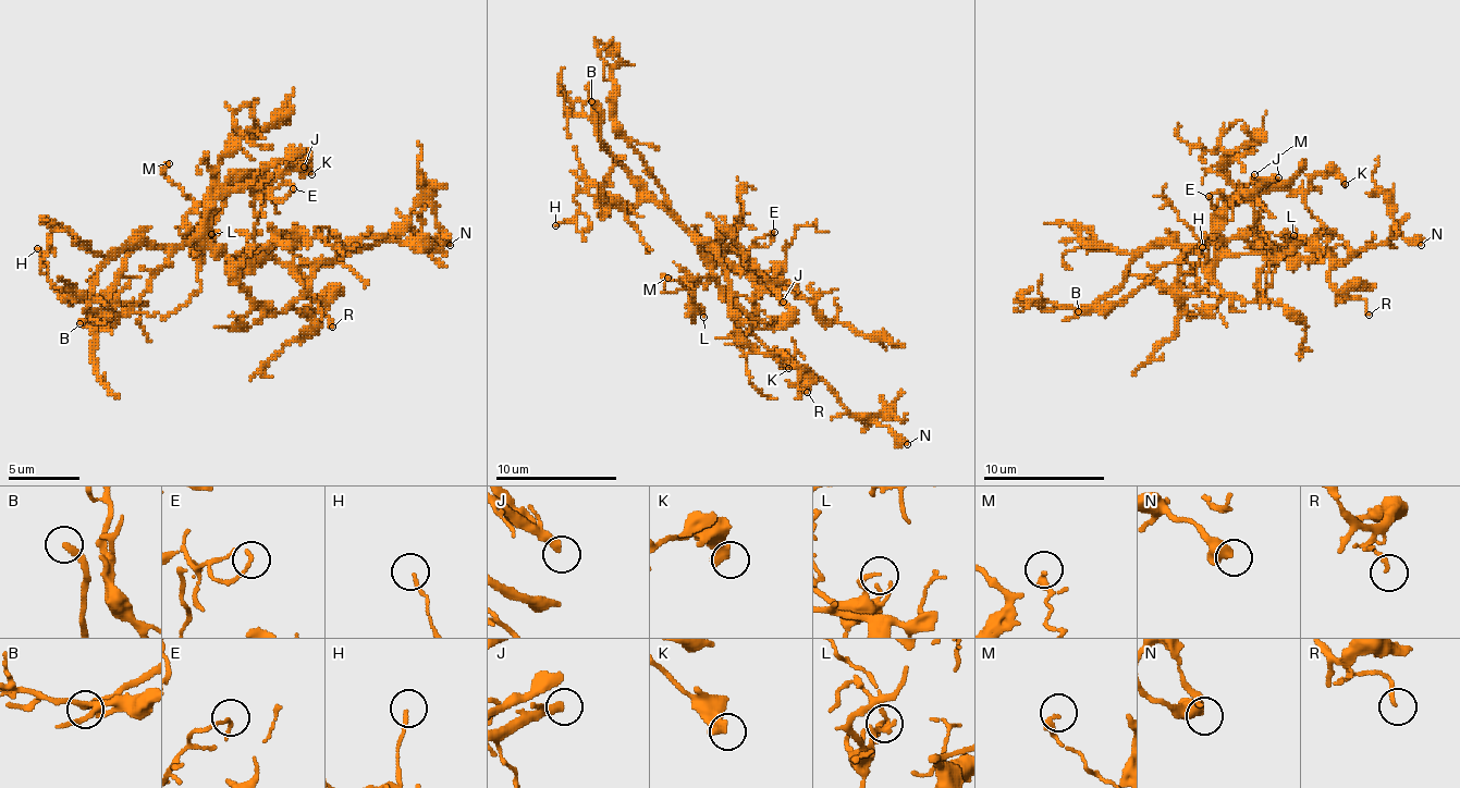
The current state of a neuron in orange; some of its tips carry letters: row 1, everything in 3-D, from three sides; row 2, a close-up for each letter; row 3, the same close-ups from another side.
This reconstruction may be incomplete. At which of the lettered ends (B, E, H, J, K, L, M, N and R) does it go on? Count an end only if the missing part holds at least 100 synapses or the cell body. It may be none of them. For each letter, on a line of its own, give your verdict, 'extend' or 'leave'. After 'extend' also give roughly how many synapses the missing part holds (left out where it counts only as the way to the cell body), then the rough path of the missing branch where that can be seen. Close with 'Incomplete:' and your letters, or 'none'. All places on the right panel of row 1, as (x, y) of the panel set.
B: extend; missing branch runs (1078, 311), (1087, 299), (1108, 290), (1117, 269), (1184, 269), (1197, 257), (1190, 257)
E: leave
H: leave
J: extend; about 100 synapses
K: leave
L: leave
M: leave
N: leave
R: leave
Incomplete: B, J

